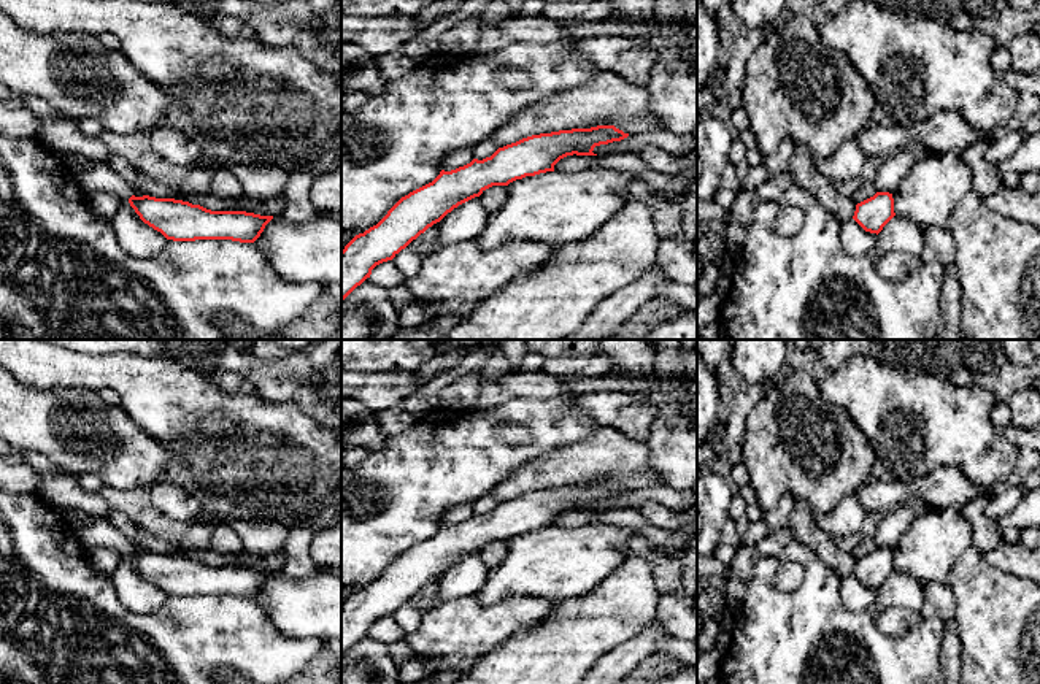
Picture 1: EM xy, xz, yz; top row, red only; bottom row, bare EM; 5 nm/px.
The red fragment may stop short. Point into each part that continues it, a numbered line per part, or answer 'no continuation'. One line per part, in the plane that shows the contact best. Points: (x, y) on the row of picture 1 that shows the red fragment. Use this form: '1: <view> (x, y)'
no continuation

